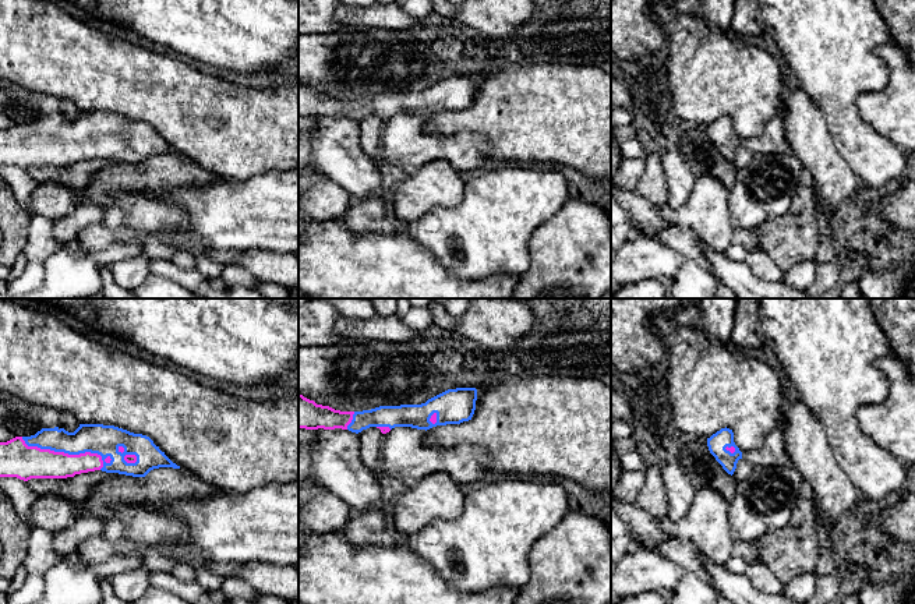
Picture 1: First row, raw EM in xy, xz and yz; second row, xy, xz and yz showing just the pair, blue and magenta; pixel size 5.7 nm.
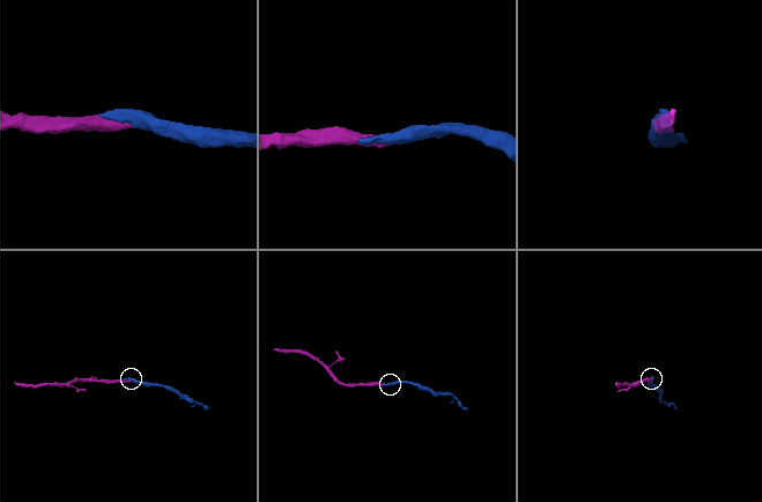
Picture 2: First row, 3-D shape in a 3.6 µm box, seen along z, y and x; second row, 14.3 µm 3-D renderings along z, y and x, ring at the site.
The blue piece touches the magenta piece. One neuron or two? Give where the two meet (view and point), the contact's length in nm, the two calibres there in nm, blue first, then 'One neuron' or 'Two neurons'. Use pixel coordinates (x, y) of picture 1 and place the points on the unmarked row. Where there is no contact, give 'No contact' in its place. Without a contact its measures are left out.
Touches blue at xy (66, 140). Shared border 550 nm. Thickness 180 nm (blue) against 200 nm. One neuron

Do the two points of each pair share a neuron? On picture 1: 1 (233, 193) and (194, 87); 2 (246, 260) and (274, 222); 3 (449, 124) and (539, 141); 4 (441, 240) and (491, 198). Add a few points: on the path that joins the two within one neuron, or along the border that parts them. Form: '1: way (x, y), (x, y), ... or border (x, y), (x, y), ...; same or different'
1: border (261, 172), (244, 180), (225, 180); different
2: border (222, 250), (272, 248), (283, 253); different
3: way (472, 122), (516, 122); same
4: way (454, 232), (458, 232), (479, 211); same

